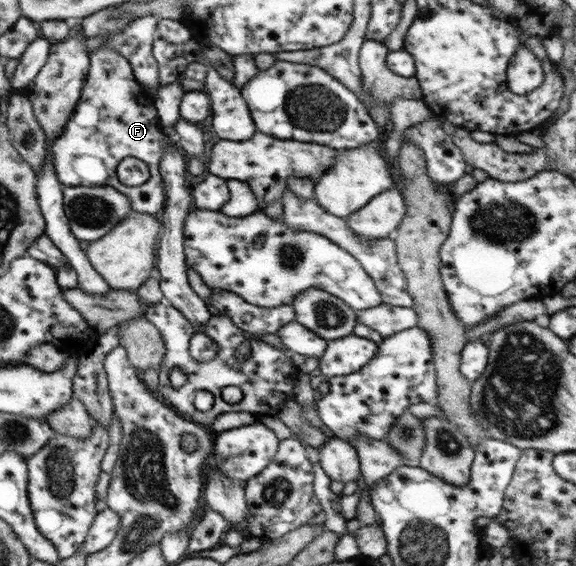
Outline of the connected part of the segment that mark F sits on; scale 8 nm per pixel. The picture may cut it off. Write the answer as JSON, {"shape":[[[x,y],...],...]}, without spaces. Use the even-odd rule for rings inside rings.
{"shape":[[[102,44],[89,53],[90,69],[80,99],[63,134],[50,146],[57,178],[65,187],[113,186],[122,191],[137,213],[157,214],[166,204],[161,162],[166,150],[179,146],[161,133],[157,102],[135,78],[131,63],[119,52]],[[127,157],[147,163],[151,176],[141,186],[127,186],[116,176],[118,164]]]}

